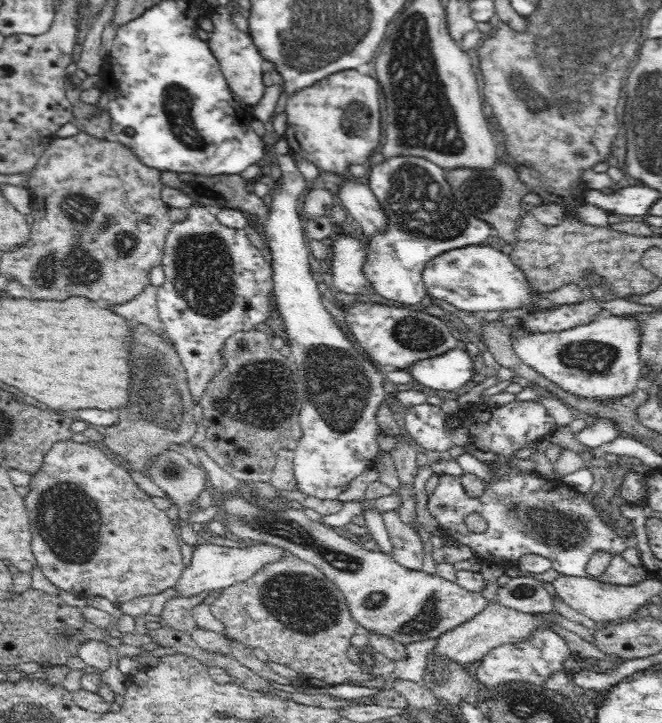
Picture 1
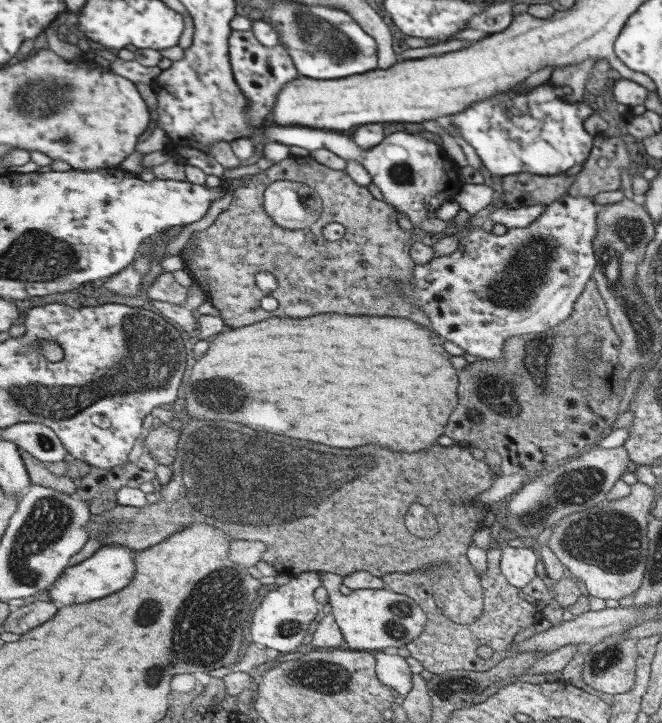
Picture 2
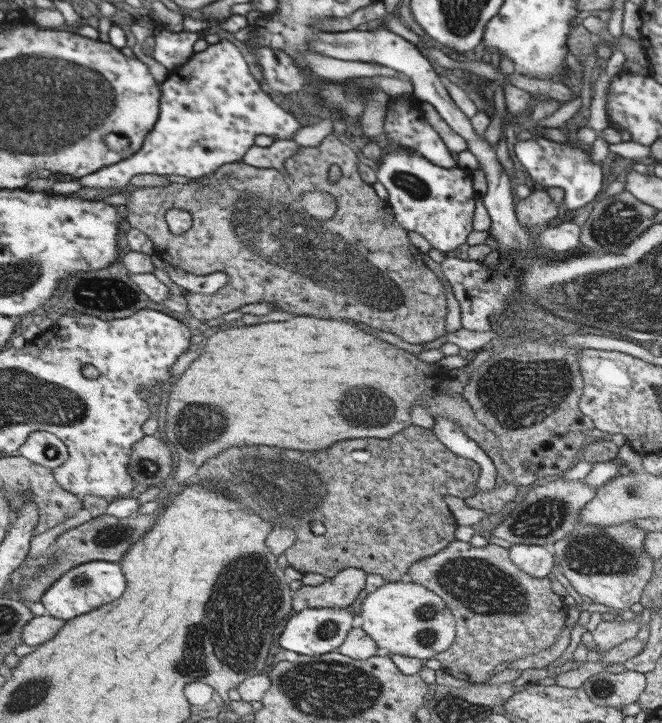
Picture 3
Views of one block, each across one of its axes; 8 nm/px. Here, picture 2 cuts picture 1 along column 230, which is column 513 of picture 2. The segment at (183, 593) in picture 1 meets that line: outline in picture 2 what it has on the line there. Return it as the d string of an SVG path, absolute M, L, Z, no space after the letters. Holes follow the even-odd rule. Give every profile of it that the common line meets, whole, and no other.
M506 545L502 548L501 570L505 578L513 586L522 589L536 578L536 562L538 556L528 548L512 548Z

